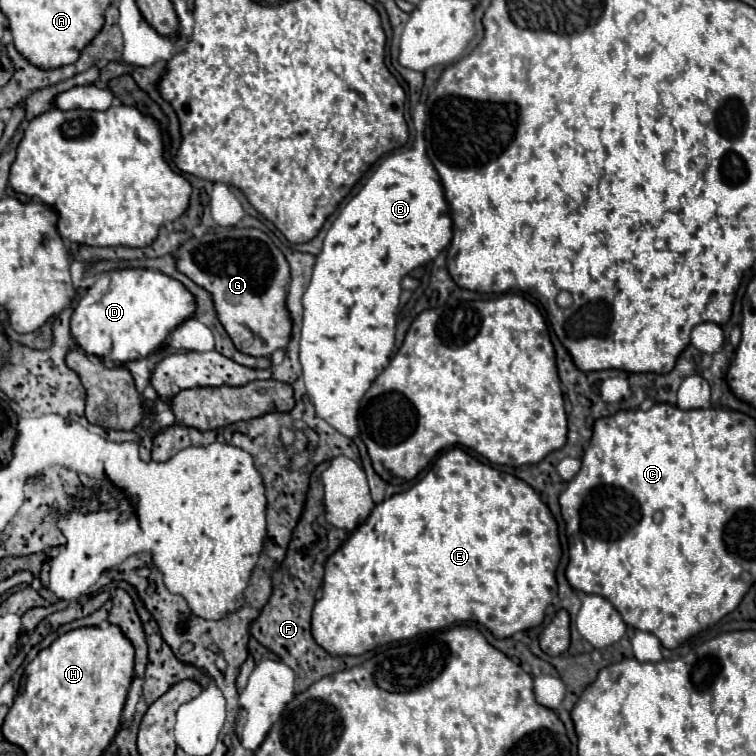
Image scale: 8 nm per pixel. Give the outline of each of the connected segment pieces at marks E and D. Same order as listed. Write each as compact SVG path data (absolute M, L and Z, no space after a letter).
M454 447L446 453L442 453L436 459L436 463L430 467L430 471L412 489L392 495L390 499L378 503L374 507L374 511L370 513L368 521L364 521L364 525L360 525L356 531L352 531L348 541L326 561L326 573L324 573L324 583L322 583L324 595L322 595L322 599L316 601L314 611L312 611L312 625L310 625L312 637L328 655L344 657L344 655L362 655L374 647L380 647L380 645L386 645L392 641L412 639L420 633L444 629L444 627L450 627L460 621L480 623L498 639L506 639L518 631L538 627L544 619L546 607L556 597L554 571L556 571L556 563L562 555L556 529L558 527L556 527L556 521L554 521L550 509L540 501L540 495L530 485L526 485L524 481L520 481L518 477L514 477L510 473L492 469L490 465L484 465L478 459L474 459L472 455L468 455L464 449Z
M108 271L80 297L70 319L70 331L84 353L112 363L128 363L158 351L168 333L194 313L194 307L194 297L184 285L160 271Z

